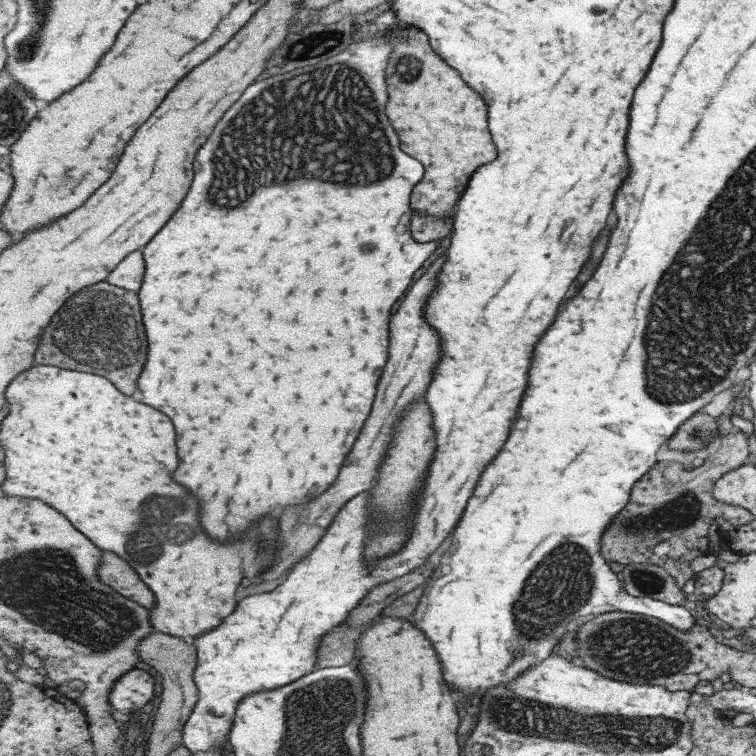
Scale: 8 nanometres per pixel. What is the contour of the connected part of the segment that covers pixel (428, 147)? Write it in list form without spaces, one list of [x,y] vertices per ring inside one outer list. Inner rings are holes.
[[[400,25],[397,26],[395,30],[388,30],[388,32],[392,32],[396,38],[396,44],[393,46],[393,54],[391,54],[391,58],[389,58],[387,75],[389,98],[391,98],[391,100],[389,100],[389,118],[393,120],[393,126],[397,128],[397,132],[401,132],[401,144],[403,144],[405,152],[409,152],[411,156],[417,156],[417,160],[421,160],[421,162],[425,164],[425,168],[427,168],[424,180],[420,184],[417,184],[416,190],[413,191],[412,208],[414,212],[419,212],[421,216],[429,214],[429,216],[437,216],[437,218],[449,218],[451,211],[458,207],[458,203],[467,189],[467,184],[469,184],[469,180],[472,180],[473,174],[477,172],[477,168],[483,167],[489,162],[492,163],[493,160],[499,156],[499,154],[497,154],[496,141],[494,138],[491,138],[492,132],[489,128],[489,104],[479,92],[475,92],[475,90],[465,82],[464,77],[456,68],[453,68],[448,61],[433,50],[429,35],[425,34],[425,31],[417,26]]]

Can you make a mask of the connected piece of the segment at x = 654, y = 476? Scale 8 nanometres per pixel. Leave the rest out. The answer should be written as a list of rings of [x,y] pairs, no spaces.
[[[733,429],[720,436],[720,441],[719,450],[708,455],[699,467],[690,471],[681,468],[681,462],[685,458],[683,451],[664,448],[657,452],[657,462],[653,464],[648,474],[643,475],[632,487],[627,506],[611,521],[601,536],[601,556],[613,563],[624,561],[641,563],[649,557],[650,552],[653,552],[655,544],[665,541],[670,544],[668,540],[679,538],[679,552],[683,555],[679,560],[664,558],[663,570],[673,578],[675,585],[681,588],[689,577],[694,576],[689,561],[709,552],[707,528],[711,520],[723,518],[733,526],[749,527],[753,520],[749,511],[717,501],[711,495],[711,490],[716,480],[725,472],[735,470],[737,466],[751,460],[753,452],[751,439],[740,430]]]

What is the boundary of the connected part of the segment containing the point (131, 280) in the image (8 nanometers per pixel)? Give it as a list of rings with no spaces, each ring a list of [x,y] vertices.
[[[142,249],[132,252],[120,266],[108,276],[109,283],[127,290],[141,290],[143,278],[145,278],[145,257]]]

